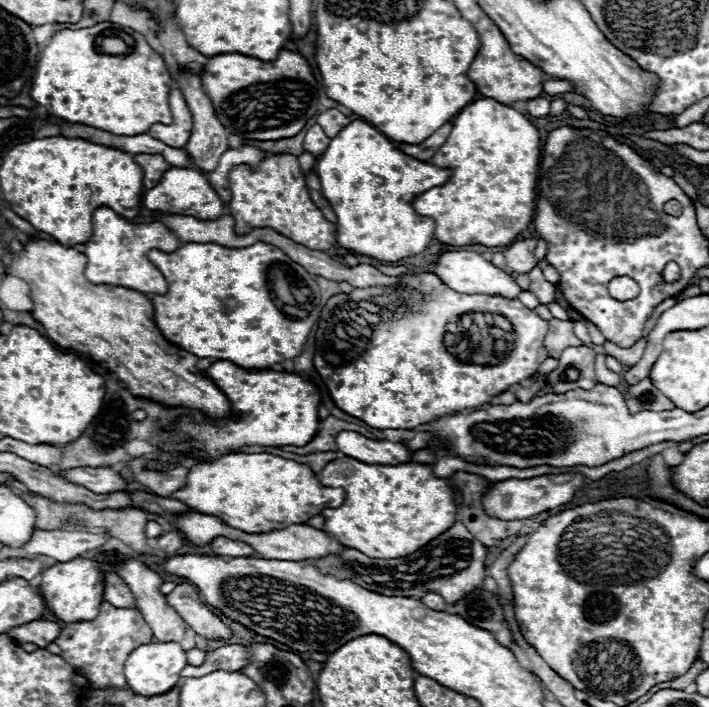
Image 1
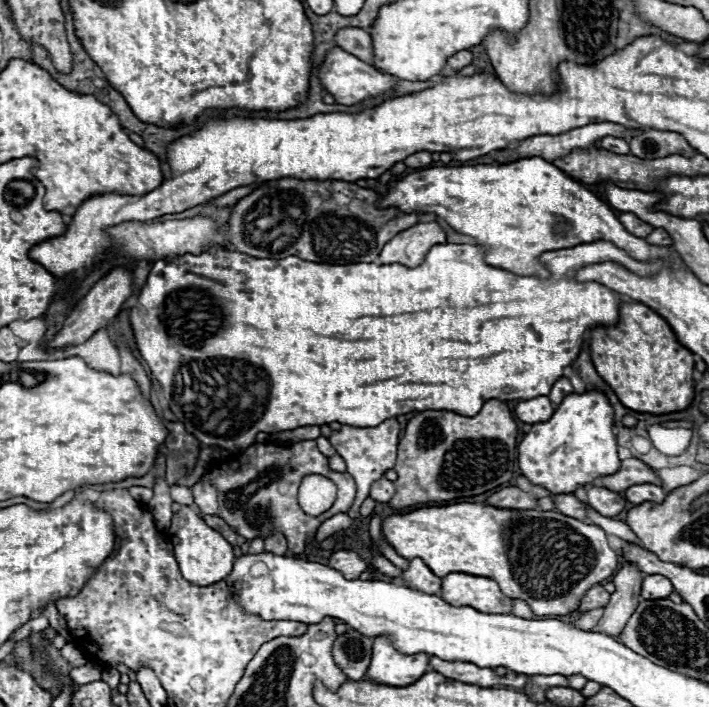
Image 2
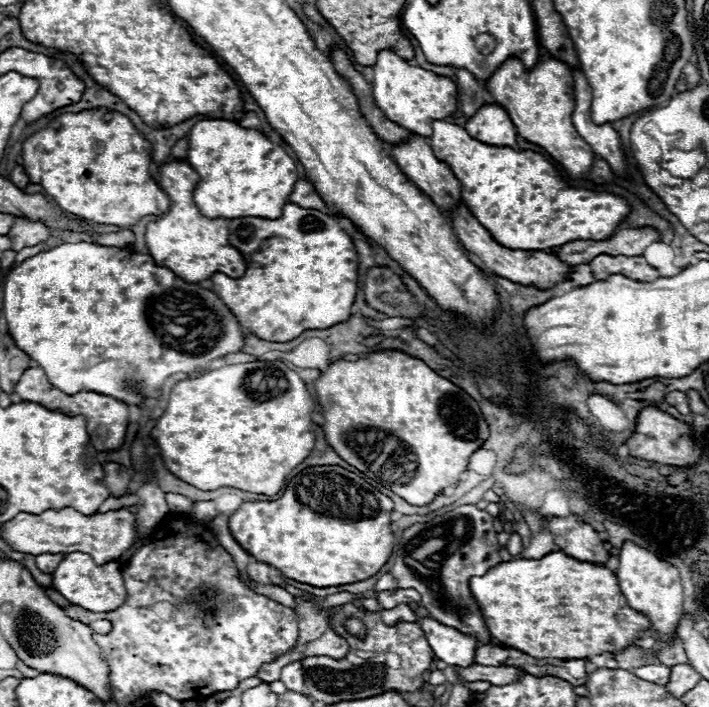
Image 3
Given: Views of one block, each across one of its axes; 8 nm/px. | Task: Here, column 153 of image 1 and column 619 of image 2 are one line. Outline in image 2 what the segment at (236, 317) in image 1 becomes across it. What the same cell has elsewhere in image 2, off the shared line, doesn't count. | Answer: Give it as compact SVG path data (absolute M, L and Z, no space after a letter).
M592 242L580 244L574 248L554 250L540 256L546 268L552 272L548 280L540 280L538 276L518 276L502 268L494 268L484 264L484 248L470 246L470 244L436 244L428 250L422 264L416 268L408 268L402 264L372 264L372 262L358 262L358 264L344 264L344 266L330 266L330 264L316 264L308 260L300 260L298 256L288 256L282 260L268 260L268 258L252 258L240 252L232 252L226 248L208 248L200 254L184 254L176 258L166 258L154 262L146 284L140 290L138 304L130 310L130 326L136 338L136 346L140 356L146 360L150 374L160 382L164 398L170 404L170 410L176 418L186 426L190 434L194 434L204 446L220 446L226 450L242 452L254 444L258 432L282 432L294 430L300 426L312 424L330 424L340 422L356 428L378 426L380 422L408 414L414 410L450 410L460 416L474 416L480 412L486 400L530 400L536 396L548 396L554 382L562 376L562 370L576 360L582 344L582 334L598 324L616 324L618 320L618 306L620 298L614 292L608 292L606 286L598 282L576 282L570 280L578 268L586 264L596 264L602 260L612 260L634 274L650 276L658 272L664 262L638 262L632 260L624 250L612 246L610 242Z

